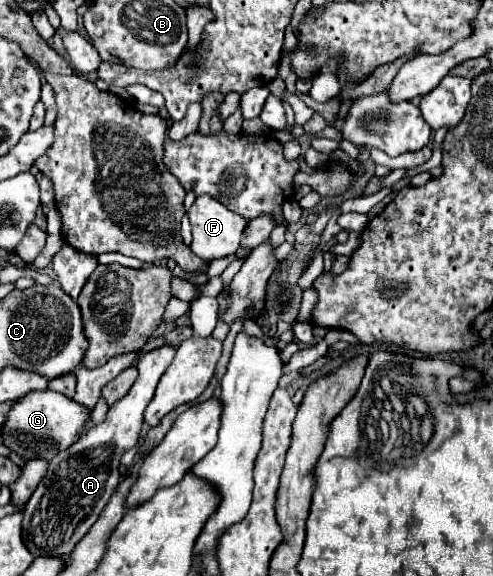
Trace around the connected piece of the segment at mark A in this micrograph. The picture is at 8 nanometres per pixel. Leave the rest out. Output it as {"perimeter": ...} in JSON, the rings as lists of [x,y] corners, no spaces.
{"perimeter":[[[164,345],[140,357],[138,379],[132,389],[110,405],[106,419],[92,427],[88,435],[78,439],[68,451],[60,451],[50,463],[46,477],[38,483],[34,495],[26,503],[22,515],[22,539],[34,557],[62,557],[66,559],[78,541],[98,521],[102,509],[110,501],[120,483],[120,457],[134,445],[138,445],[142,429],[142,413],[154,397],[156,385],[162,373],[168,369],[176,353],[176,347]]]}

